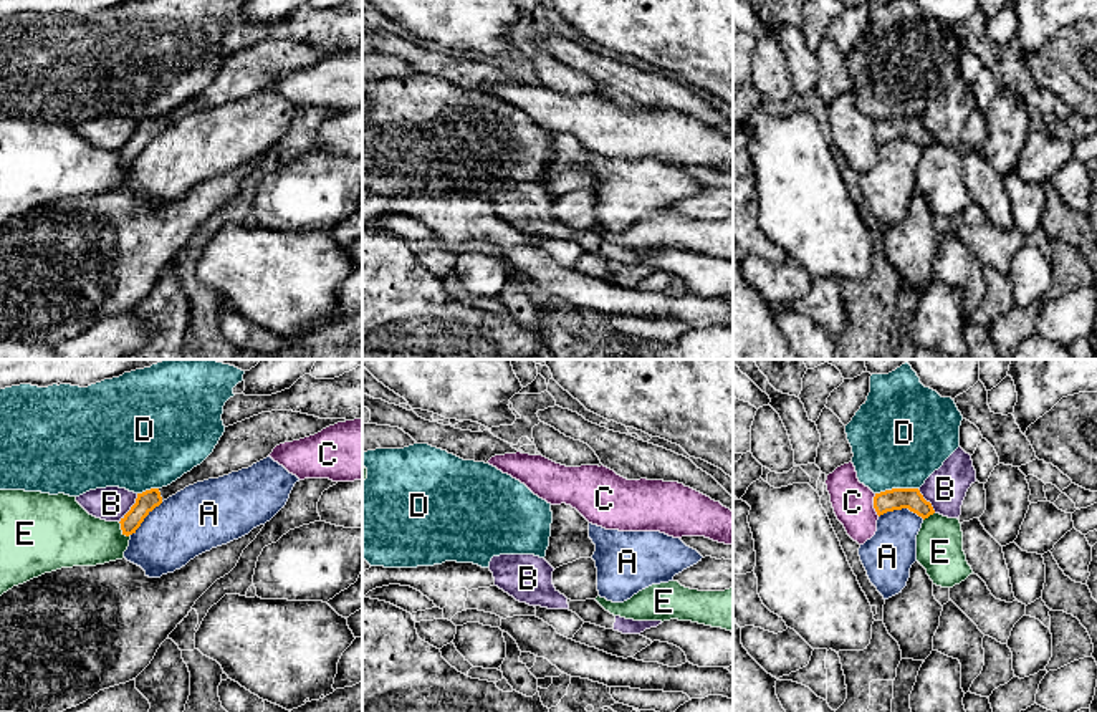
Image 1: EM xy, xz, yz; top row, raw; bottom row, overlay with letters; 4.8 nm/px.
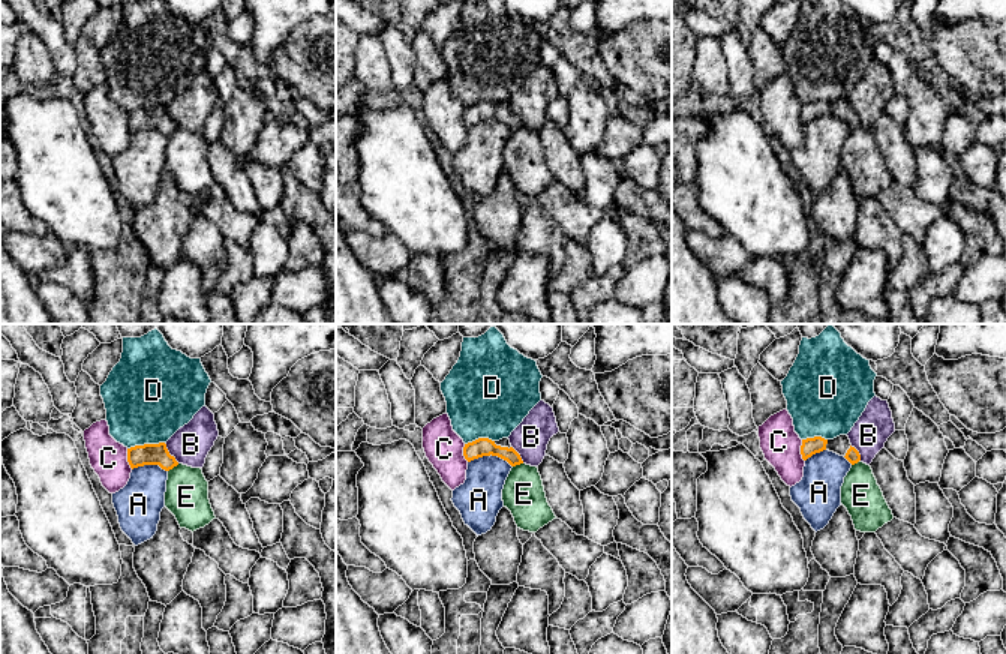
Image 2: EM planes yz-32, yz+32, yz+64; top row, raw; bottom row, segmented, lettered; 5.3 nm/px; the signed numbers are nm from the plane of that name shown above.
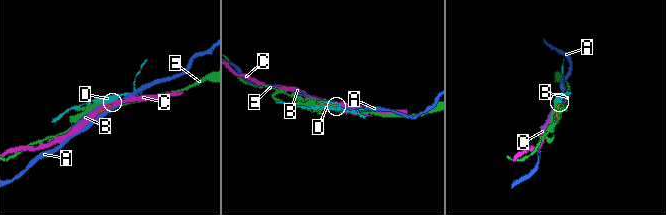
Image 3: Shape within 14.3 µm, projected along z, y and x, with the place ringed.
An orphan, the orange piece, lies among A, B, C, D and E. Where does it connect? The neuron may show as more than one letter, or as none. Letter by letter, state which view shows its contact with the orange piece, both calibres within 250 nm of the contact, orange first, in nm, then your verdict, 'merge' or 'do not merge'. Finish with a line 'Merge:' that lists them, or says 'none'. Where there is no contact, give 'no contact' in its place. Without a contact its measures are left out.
A: contact in yz; calibres 110 and 240 nm; do not merge
B: contact in xy; calibres 100 and 170 nm; do not merge
C: contact in yz; calibres 110 and 200 nm; do not merge
D: contact in yz; calibres 110 and 480 nm; do not merge
E: contact in xy; calibres 100 and 280 nm; do not merge
Merge: none

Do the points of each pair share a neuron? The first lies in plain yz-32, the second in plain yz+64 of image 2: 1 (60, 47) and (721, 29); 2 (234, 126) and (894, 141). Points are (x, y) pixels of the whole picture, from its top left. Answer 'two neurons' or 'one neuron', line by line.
1: two neurons
2: two neurons

